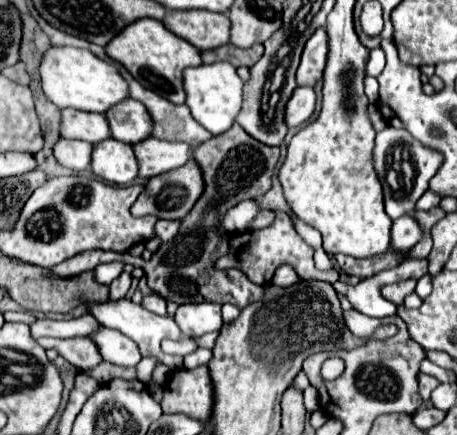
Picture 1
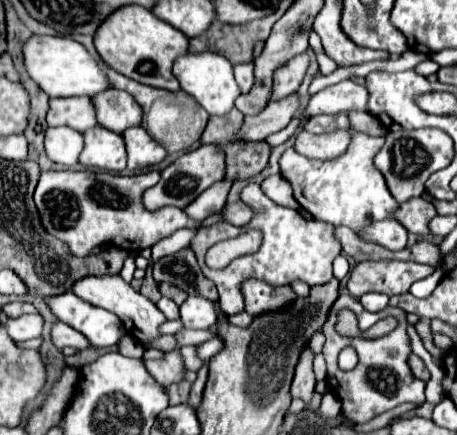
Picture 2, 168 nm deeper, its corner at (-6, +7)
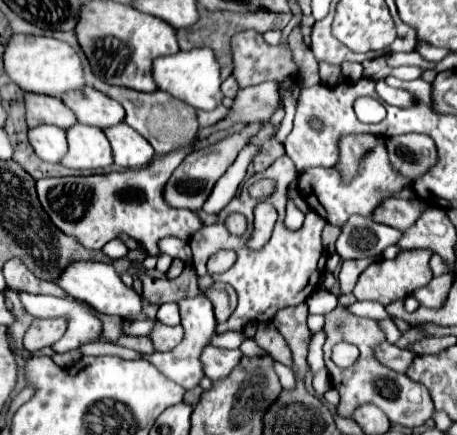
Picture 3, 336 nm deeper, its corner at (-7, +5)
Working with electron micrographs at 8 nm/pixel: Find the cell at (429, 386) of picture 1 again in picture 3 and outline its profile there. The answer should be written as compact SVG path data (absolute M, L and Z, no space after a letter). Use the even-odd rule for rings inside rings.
M388 341L380 343L380 345L376 347L374 355L376 355L376 359L378 359L382 365L386 365L388 369L398 371L398 373L404 373L406 367L408 367L408 363L410 363L412 357L414 357L414 353L410 353L410 351L406 351L406 349L398 349L396 345L392 345L392 343L388 343Z

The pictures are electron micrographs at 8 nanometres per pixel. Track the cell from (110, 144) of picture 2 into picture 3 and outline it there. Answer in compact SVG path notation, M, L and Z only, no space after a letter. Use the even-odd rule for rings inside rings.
M72 125L66 129L68 151L62 157L62 165L70 169L100 169L112 165L112 149L98 127Z

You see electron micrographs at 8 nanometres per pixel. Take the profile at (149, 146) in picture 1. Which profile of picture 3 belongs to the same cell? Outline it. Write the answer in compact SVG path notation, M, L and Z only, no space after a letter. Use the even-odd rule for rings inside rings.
M118 123L114 127L104 129L104 135L110 141L112 159L118 167L140 169L146 163L150 163L150 159L154 155L152 145L126 123Z

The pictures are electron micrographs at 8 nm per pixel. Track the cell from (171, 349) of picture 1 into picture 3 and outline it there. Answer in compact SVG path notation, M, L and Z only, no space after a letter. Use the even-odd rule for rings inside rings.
M124 335L124 337L118 337L116 339L116 345L128 347L128 349L134 349L134 351L140 351L140 353L152 353L154 351L152 343L146 337L130 337L130 335Z

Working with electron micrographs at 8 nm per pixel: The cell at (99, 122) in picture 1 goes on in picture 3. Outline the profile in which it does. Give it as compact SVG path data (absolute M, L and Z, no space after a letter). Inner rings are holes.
M26 93L24 105L26 105L28 127L50 123L60 129L68 129L76 123L76 117L72 117L72 111L68 111L68 107L64 107L64 103L60 103L60 99L56 97Z

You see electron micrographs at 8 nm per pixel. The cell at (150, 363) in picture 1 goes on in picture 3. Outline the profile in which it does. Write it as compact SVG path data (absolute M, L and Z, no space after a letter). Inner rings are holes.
M196 295L196 297L190 297L190 299L180 299L178 301L178 307L180 307L182 327L184 327L184 339L182 339L182 343L178 343L178 346L174 347L172 351L155 352L150 353L150 355L142 355L142 357L148 359L168 379L176 381L184 389L194 389L194 387L200 385L200 381L204 377L204 369L202 369L202 363L200 363L200 355L202 355L204 347L210 345L210 339L212 339L214 329L216 329L216 319L214 319L212 303L204 295Z

